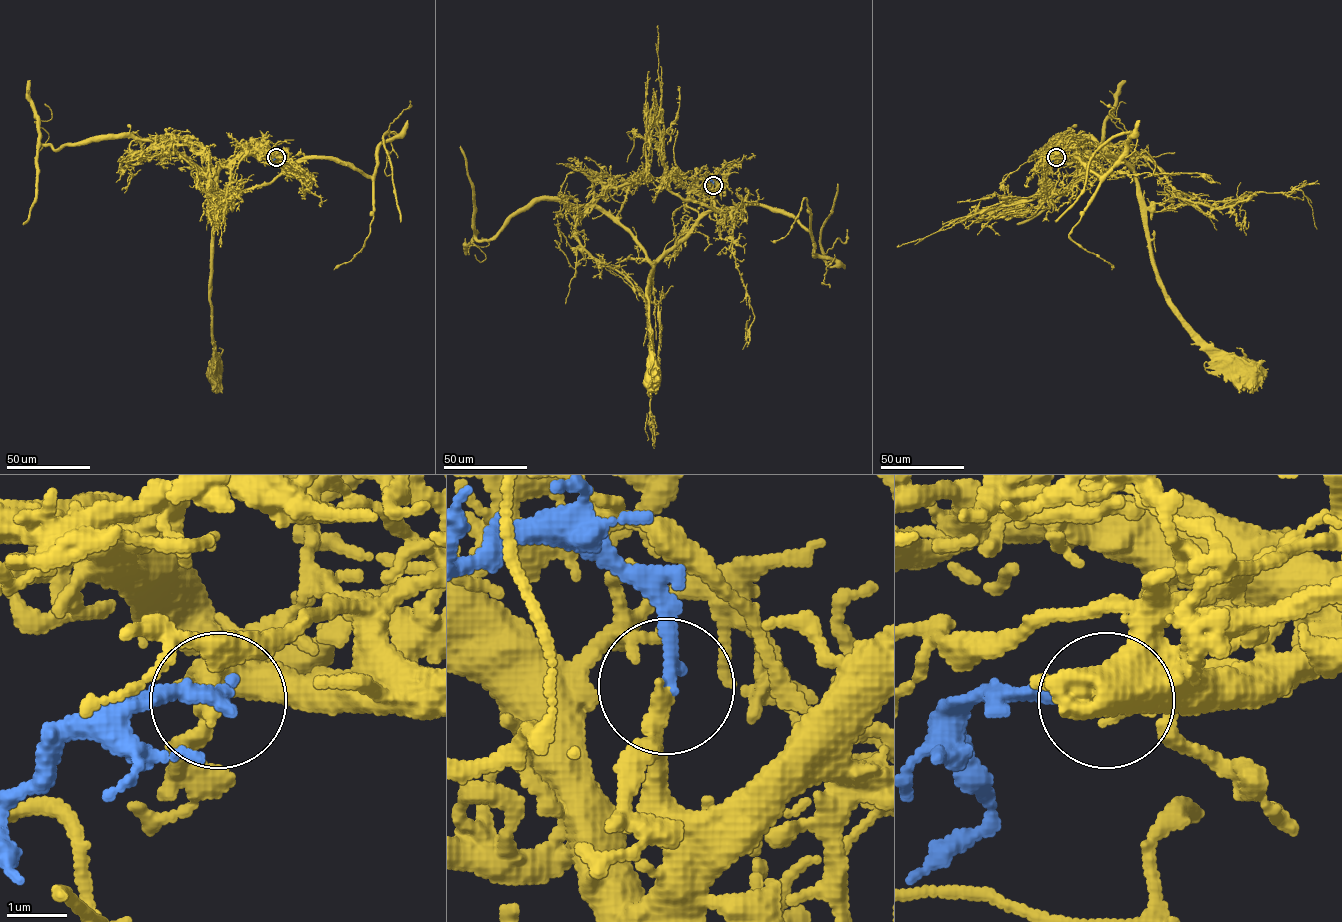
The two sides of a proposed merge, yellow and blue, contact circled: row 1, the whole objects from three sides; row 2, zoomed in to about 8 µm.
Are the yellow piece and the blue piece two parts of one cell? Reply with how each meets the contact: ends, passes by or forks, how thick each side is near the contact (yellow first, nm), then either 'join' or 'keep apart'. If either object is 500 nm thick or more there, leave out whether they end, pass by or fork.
yellow passes by; blue ends there; 200 nm thick on the yellow side, 240 nm on the other; join

